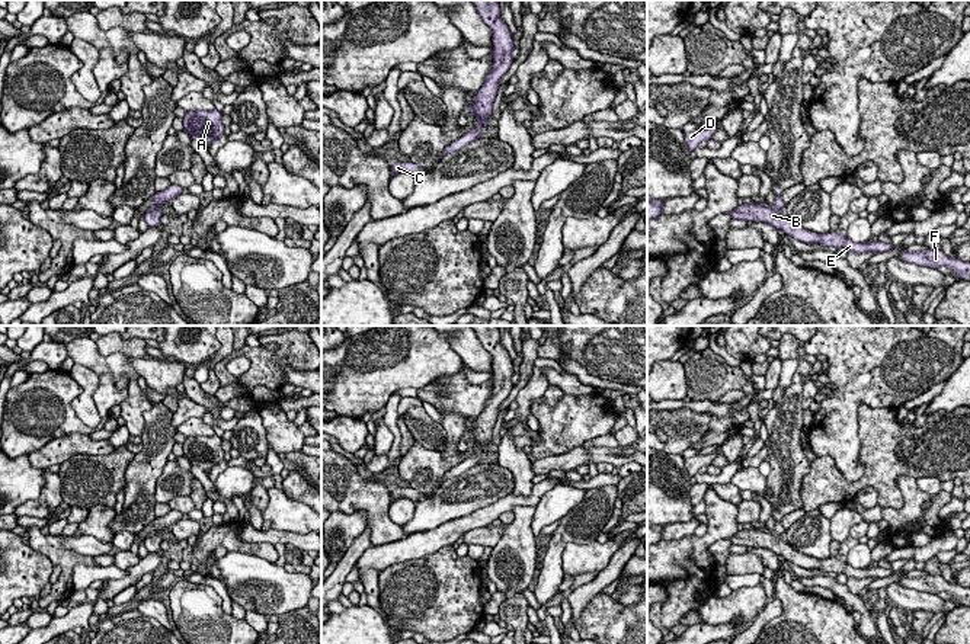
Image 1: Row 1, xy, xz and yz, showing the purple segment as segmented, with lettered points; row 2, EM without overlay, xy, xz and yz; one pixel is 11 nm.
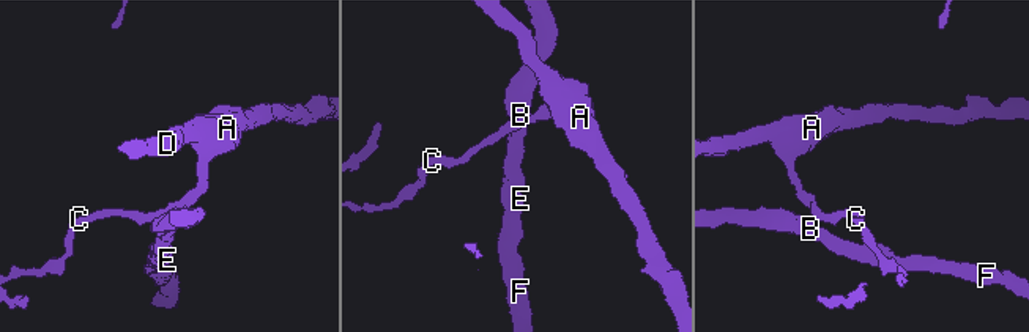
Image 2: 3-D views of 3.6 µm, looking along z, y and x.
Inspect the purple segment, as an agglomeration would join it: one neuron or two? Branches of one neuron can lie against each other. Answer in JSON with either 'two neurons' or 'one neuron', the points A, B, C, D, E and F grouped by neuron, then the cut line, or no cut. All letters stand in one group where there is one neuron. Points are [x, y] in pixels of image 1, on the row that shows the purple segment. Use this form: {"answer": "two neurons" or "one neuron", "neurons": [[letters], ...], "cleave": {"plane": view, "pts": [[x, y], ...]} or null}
{"answer": "two neurons", "neurons": [["A", "C", "D"], ["B", "E", "F"]], "cleave": {"plane": "xy", "pts": [[153, 207], [157, 208]]}}

